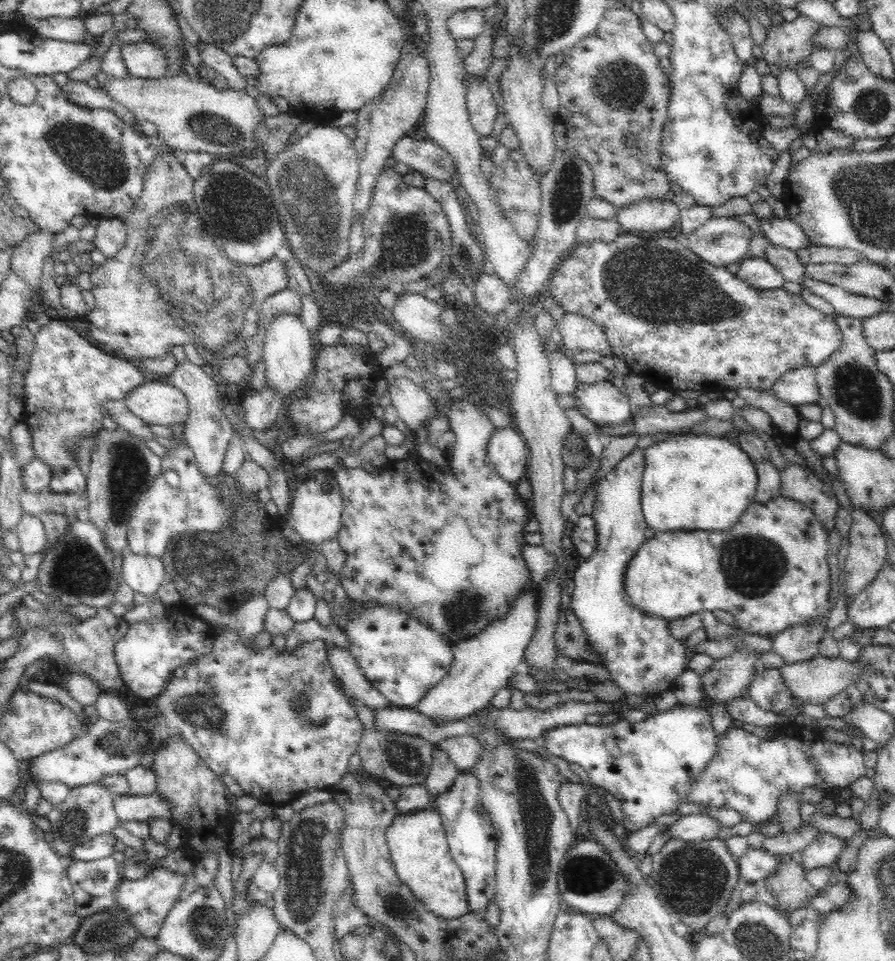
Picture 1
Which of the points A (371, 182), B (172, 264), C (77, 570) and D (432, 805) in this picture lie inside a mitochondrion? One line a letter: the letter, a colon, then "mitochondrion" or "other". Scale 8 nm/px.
A: other
B: mitochondrion
C: mitochondrion
D: other

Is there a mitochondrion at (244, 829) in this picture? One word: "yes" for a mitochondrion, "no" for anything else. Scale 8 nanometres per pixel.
no

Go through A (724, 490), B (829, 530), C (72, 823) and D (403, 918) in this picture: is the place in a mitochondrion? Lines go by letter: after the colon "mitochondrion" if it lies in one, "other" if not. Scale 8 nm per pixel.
A: other
B: other
C: mitochondrion
D: mitochondrion

